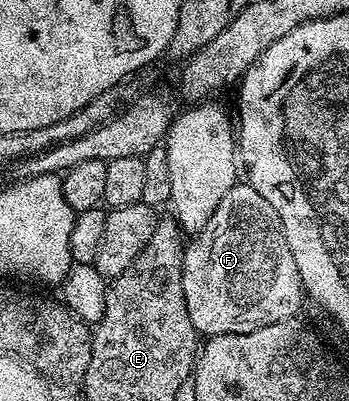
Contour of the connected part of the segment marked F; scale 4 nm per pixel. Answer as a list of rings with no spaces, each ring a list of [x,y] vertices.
[[[238,183],[231,191],[227,191],[215,215],[207,219],[207,227],[203,227],[203,231],[186,244],[181,274],[187,315],[191,315],[191,323],[198,334],[206,338],[259,331],[259,327],[271,327],[271,323],[279,323],[302,312],[303,290],[299,267],[295,267],[283,223],[275,207],[271,207],[271,203],[267,203],[267,199],[263,199],[263,195],[259,195],[259,191],[255,191],[248,183]]]

